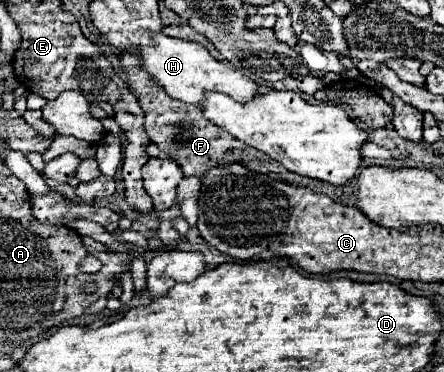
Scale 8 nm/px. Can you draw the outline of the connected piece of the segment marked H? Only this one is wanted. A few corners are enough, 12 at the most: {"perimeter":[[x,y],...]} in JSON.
{"perimeter":[[153,36],[139,48],[145,70],[187,104],[205,92],[237,102],[261,86],[197,42]]}

